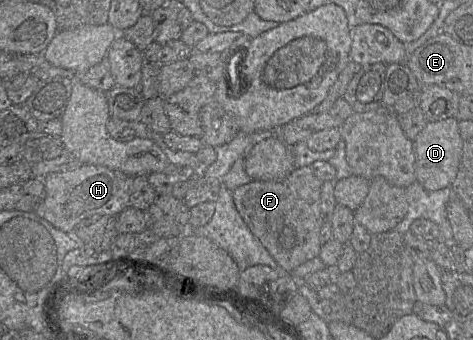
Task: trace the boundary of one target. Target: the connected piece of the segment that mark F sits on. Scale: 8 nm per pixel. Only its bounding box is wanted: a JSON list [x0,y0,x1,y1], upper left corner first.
[233,166,323,274]

